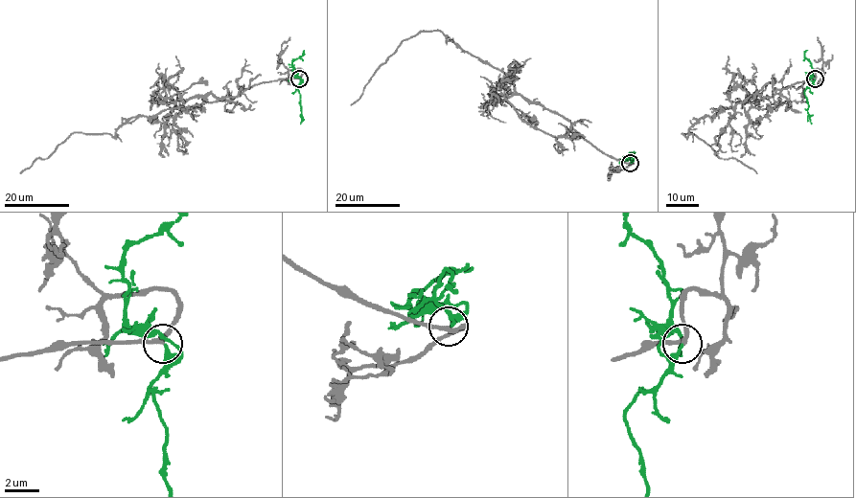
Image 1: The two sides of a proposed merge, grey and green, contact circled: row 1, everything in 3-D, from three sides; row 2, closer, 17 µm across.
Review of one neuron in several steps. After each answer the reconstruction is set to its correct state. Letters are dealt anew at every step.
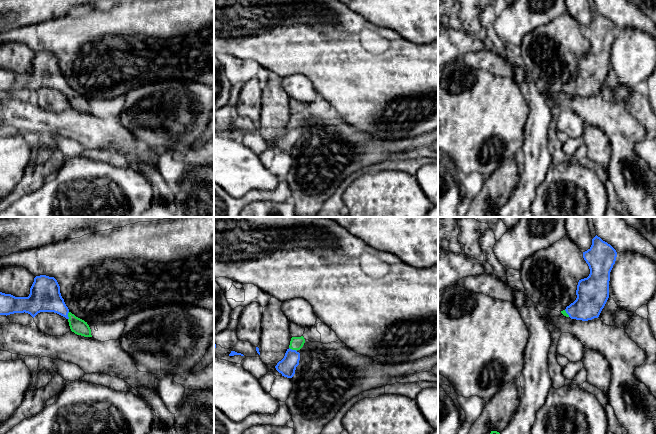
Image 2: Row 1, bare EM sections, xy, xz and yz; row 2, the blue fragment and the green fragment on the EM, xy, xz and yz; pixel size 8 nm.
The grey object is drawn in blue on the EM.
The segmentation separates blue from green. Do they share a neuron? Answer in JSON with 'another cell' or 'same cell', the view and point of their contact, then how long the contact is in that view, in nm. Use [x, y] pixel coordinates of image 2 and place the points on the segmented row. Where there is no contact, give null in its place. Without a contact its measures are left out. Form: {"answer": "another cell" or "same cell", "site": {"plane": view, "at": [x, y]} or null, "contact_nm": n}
{"answer": "same cell", "site": {"plane": "xz", "at": [293, 350]}, "contact_nm": 70}

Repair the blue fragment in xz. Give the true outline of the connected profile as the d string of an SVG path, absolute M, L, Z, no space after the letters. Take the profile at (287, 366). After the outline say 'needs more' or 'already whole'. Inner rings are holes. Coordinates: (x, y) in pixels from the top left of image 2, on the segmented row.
M292 337L289 348L284 358L275 366L276 370L287 378L292 378L296 367L299 365L300 353L298 352L304 345L305 339L301 337Z; needs more

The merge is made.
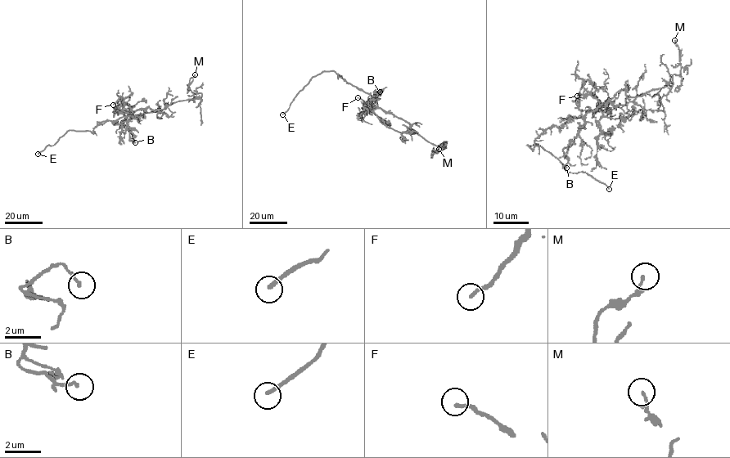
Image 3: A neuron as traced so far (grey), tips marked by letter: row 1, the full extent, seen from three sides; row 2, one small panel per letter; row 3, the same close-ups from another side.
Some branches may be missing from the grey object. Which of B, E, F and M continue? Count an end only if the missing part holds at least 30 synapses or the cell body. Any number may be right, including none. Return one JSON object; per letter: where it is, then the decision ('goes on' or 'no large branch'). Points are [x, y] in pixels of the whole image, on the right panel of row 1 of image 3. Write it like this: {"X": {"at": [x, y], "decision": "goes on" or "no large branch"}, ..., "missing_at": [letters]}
{"B": {"at": [566, 168], "decision": "no large branch"}, "E": {"at": [609, 189], "decision": "goes on"}, "F": {"at": [577, 96], "decision": "no large branch"}, "M": {"at": [674, 40], "decision": "no large branch"}, "missing_at": ["E"]}

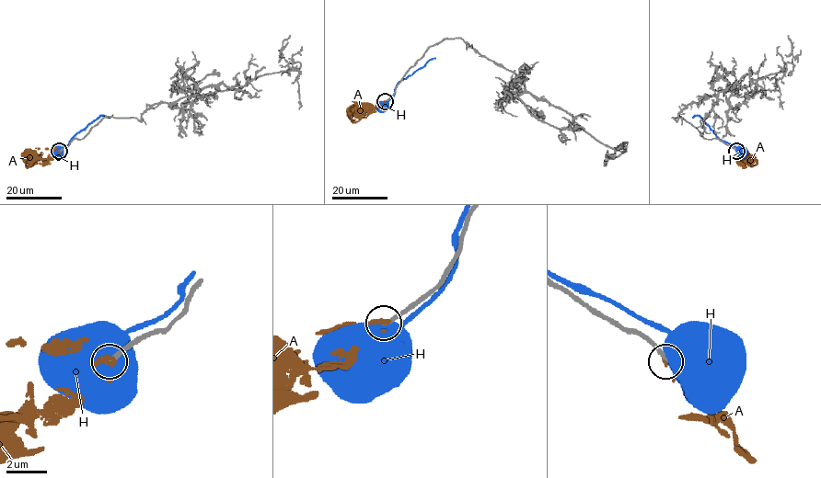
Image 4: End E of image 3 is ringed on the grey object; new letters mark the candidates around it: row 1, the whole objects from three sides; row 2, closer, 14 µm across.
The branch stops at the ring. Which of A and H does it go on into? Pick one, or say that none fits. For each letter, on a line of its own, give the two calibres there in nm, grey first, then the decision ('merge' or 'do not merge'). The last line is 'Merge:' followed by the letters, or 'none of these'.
A: 220/170 nm | do not merge
H: 240/950 nm | do not merge
Merge: none of these

